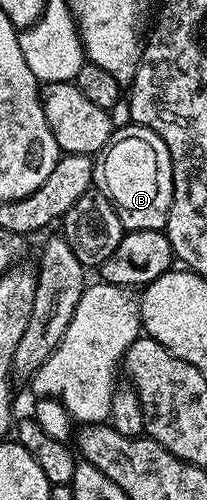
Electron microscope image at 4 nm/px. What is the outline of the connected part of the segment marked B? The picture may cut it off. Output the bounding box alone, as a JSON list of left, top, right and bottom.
[98,123,174,232]

